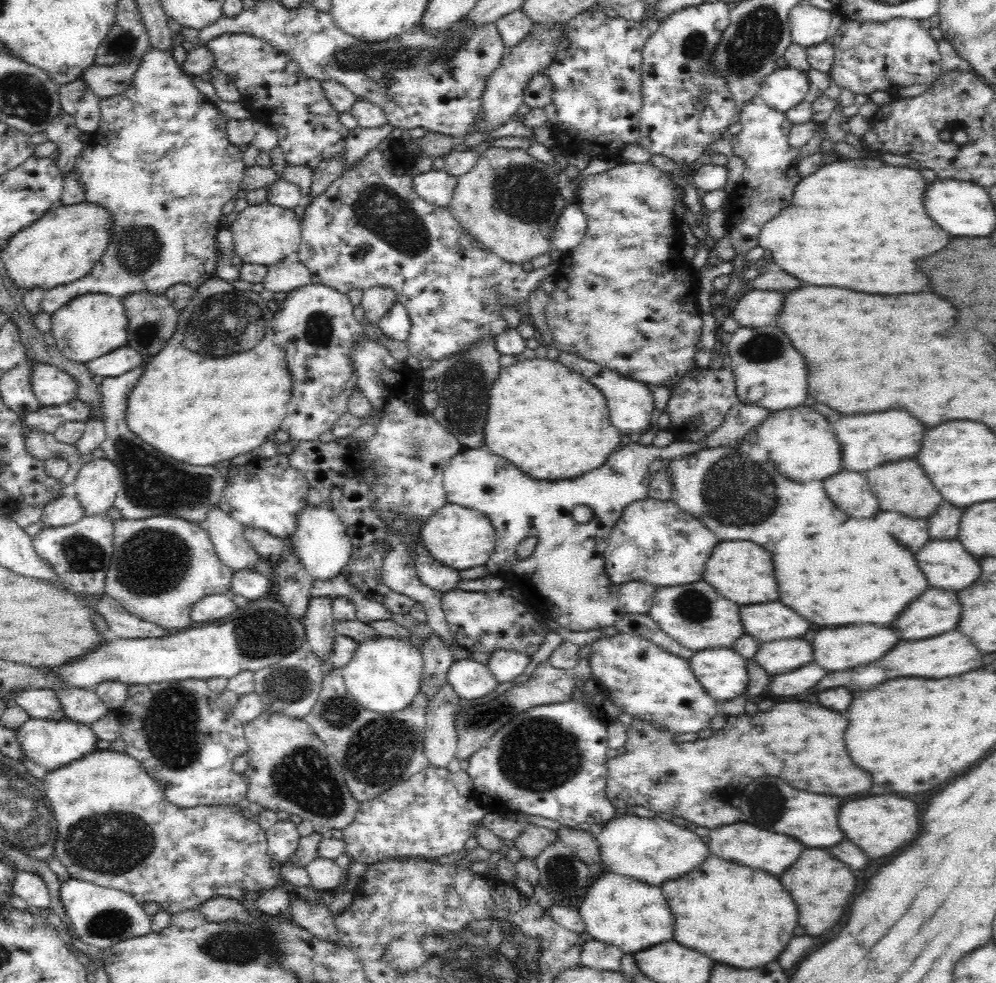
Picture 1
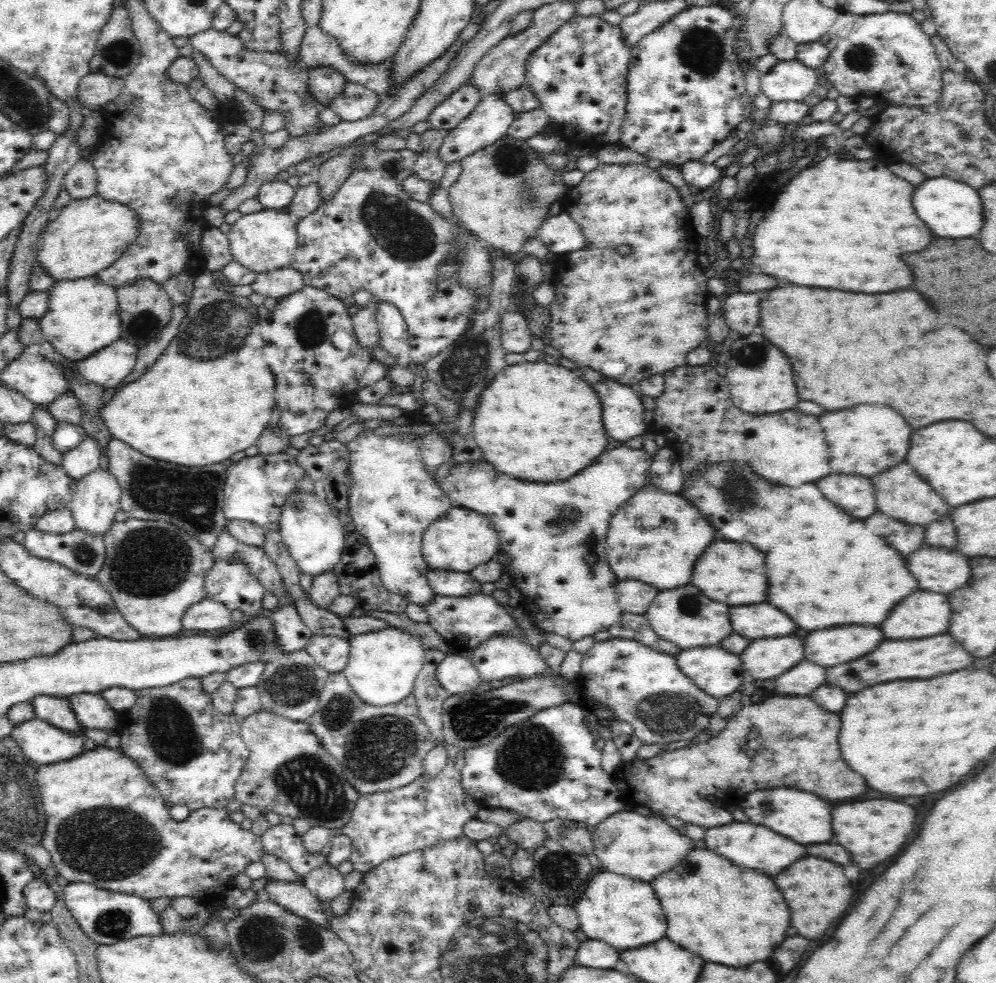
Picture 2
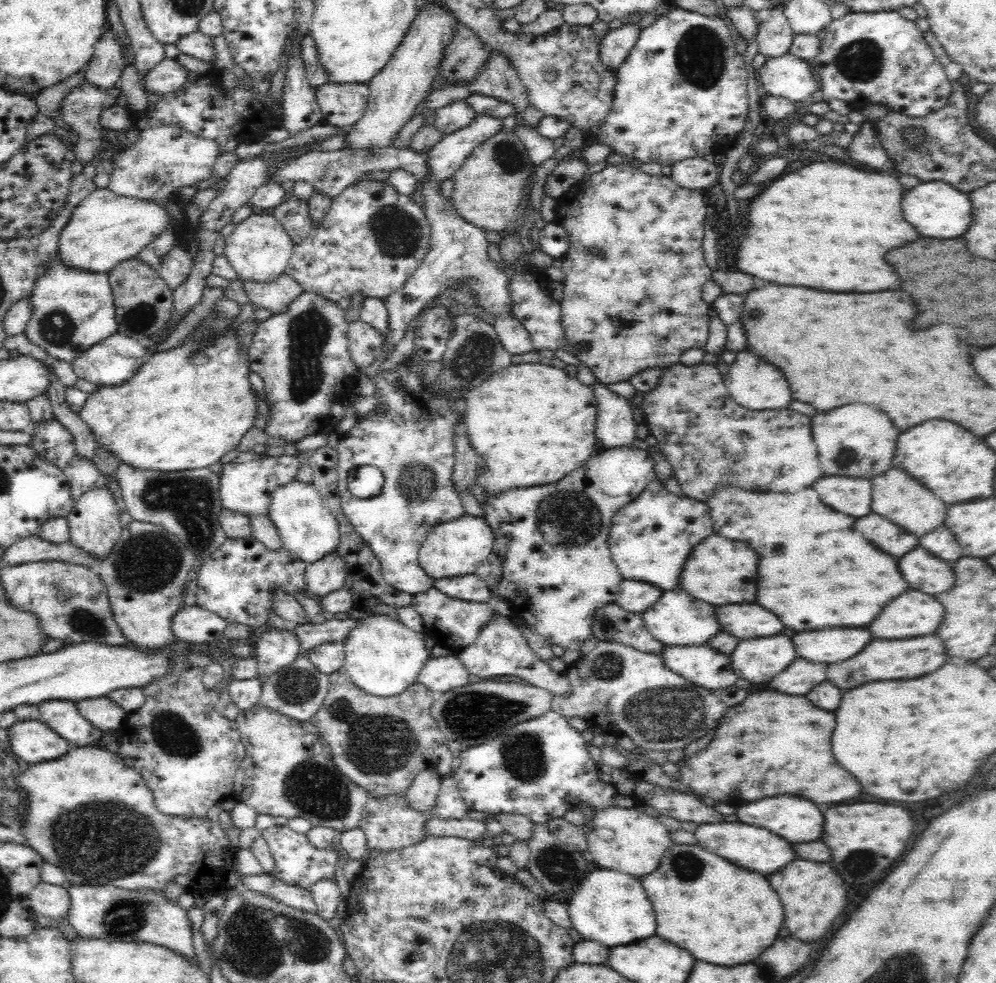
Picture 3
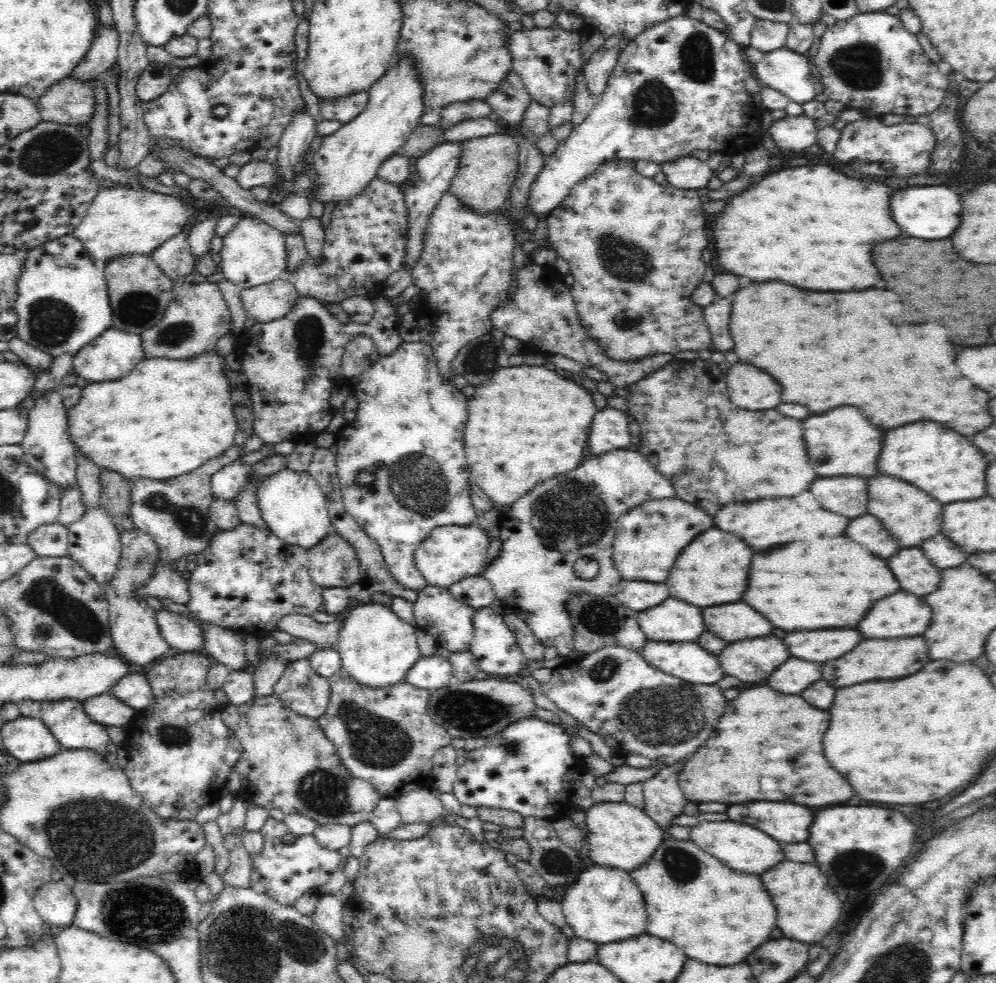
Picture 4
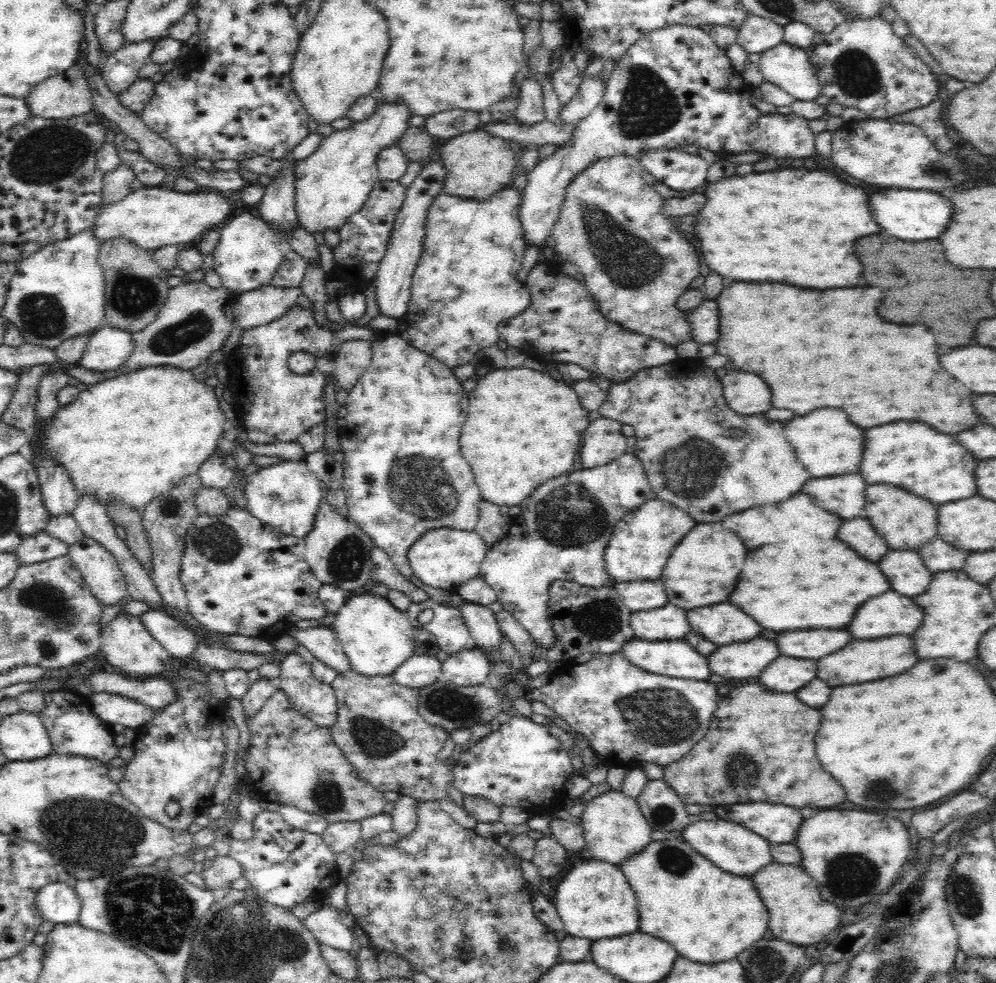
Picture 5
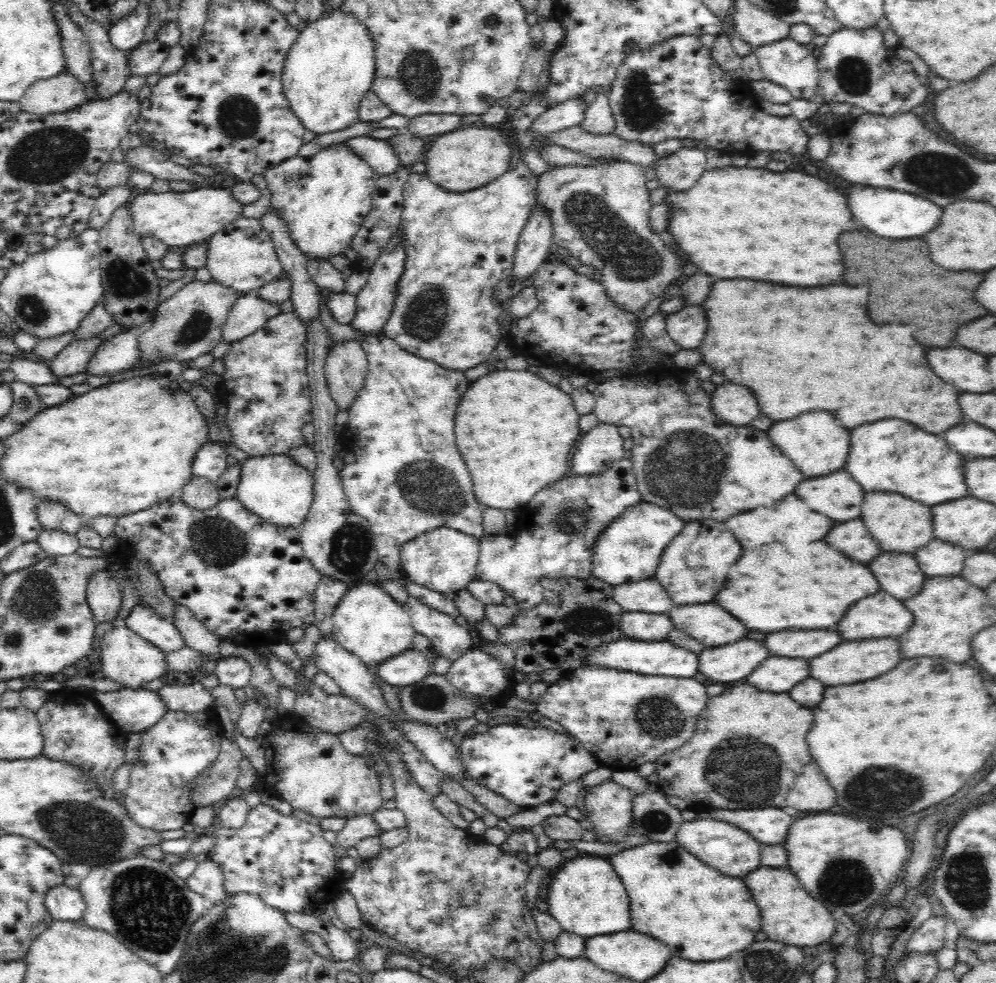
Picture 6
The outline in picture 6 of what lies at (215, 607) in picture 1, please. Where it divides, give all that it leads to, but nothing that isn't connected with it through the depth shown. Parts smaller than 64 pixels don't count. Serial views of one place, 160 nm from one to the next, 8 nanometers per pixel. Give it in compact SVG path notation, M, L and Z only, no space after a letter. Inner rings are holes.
M138 602L120 623L163 652L175 652L184 647L184 641L174 623L162 618L151 606Z

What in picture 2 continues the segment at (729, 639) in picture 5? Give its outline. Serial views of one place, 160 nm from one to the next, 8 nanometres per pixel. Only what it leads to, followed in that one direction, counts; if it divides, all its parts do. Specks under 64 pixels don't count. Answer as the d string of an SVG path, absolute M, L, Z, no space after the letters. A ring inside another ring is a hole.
M766 602L730 608L728 616L732 622L732 630L748 640L788 636L796 630L796 624L792 624L788 616Z

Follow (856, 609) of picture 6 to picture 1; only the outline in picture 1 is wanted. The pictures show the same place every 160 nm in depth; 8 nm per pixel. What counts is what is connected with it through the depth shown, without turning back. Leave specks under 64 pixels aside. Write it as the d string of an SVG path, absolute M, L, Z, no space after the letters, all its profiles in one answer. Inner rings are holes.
M932 588L908 604L898 620L892 622L892 630L902 640L924 640L954 630L958 616L960 604L956 594Z

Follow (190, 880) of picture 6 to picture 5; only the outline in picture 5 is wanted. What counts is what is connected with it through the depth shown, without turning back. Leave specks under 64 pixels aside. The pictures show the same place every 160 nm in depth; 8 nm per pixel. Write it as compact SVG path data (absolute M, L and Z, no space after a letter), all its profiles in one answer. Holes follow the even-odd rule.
M216 855L213 864L208 869L201 869L200 879L209 891L225 889L229 890L230 884L242 876L240 863L228 855Z

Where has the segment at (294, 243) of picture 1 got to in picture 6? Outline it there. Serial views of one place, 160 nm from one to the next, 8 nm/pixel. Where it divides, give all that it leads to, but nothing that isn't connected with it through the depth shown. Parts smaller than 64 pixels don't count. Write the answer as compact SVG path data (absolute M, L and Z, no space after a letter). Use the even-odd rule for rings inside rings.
M246 217L236 219L204 243L206 244L205 267L210 272L212 280L236 292L255 293L265 284L284 276L272 237L258 219Z

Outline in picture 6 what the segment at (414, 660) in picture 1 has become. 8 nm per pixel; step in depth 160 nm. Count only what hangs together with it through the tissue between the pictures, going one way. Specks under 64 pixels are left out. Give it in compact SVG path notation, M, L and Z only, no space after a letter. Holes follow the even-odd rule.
M360 583L355 588L349 588L334 609L333 623L331 640L370 667L378 666L384 660L412 649L415 632L409 614L402 604L398 604L378 584Z

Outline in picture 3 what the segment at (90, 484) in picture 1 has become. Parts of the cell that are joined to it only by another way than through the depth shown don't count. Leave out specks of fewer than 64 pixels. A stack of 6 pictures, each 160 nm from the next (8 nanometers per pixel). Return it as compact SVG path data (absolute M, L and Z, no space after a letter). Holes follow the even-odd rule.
M98 484L92 490L82 493L70 514L65 517L69 525L69 541L87 556L92 556L96 562L104 562L114 552L120 541L123 526L120 523L120 513L114 503L114 497L106 486Z

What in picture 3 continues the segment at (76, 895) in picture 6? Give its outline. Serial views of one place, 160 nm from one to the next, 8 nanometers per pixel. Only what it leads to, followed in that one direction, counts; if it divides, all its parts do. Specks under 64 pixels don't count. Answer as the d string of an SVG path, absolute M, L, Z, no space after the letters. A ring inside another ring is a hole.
M37 884L29 894L31 907L36 914L48 916L54 923L67 918L71 907L71 896L66 888L58 884Z

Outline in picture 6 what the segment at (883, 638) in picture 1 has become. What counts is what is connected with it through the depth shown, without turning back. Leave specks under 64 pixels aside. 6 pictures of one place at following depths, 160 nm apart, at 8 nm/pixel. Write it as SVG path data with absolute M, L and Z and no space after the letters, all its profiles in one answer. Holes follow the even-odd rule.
M790 630L790 632L772 632L766 634L764 644L772 656L786 658L816 658L822 652L828 652L836 644L840 644L838 632L806 632L806 630Z

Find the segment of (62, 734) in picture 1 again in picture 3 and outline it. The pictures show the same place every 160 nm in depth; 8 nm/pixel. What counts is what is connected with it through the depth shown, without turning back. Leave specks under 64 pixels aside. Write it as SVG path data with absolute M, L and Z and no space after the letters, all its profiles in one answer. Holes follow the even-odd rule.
M22 720L7 728L14 754L29 765L64 756L70 743L40 720Z

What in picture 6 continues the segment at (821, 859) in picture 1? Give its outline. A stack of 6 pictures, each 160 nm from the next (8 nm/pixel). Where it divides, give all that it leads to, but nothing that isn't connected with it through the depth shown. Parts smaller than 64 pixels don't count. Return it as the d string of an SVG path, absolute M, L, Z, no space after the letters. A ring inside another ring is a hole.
M758 868L744 878L754 902L762 914L762 932L768 940L780 940L784 944L809 947L828 942L834 935L837 925L830 911L802 890L800 882L790 870L784 868Z

